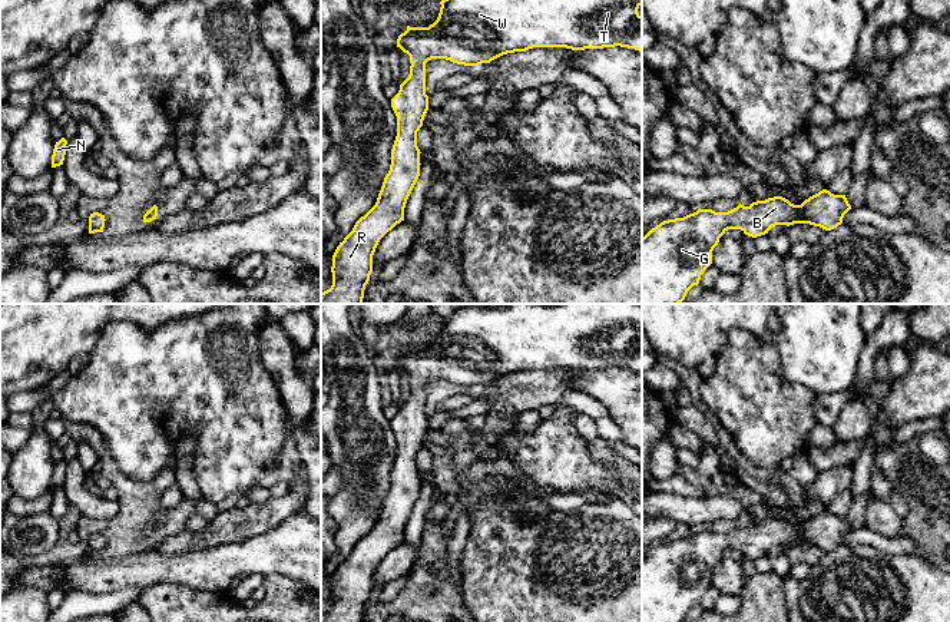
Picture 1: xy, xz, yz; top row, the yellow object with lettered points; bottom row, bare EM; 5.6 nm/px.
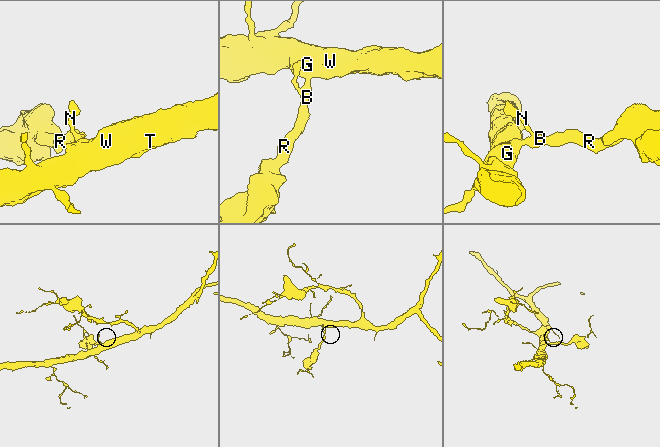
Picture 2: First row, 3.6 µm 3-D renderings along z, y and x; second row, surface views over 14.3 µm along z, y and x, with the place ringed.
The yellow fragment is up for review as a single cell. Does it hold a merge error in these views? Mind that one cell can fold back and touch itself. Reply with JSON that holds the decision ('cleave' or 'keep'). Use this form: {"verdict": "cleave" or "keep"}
{"verdict": "keep"}

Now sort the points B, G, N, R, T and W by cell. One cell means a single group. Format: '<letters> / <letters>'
B G N R T W

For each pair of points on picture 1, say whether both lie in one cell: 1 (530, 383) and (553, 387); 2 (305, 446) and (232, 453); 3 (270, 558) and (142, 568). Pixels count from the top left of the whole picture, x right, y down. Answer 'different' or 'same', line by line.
1: same
2: different
3: same

